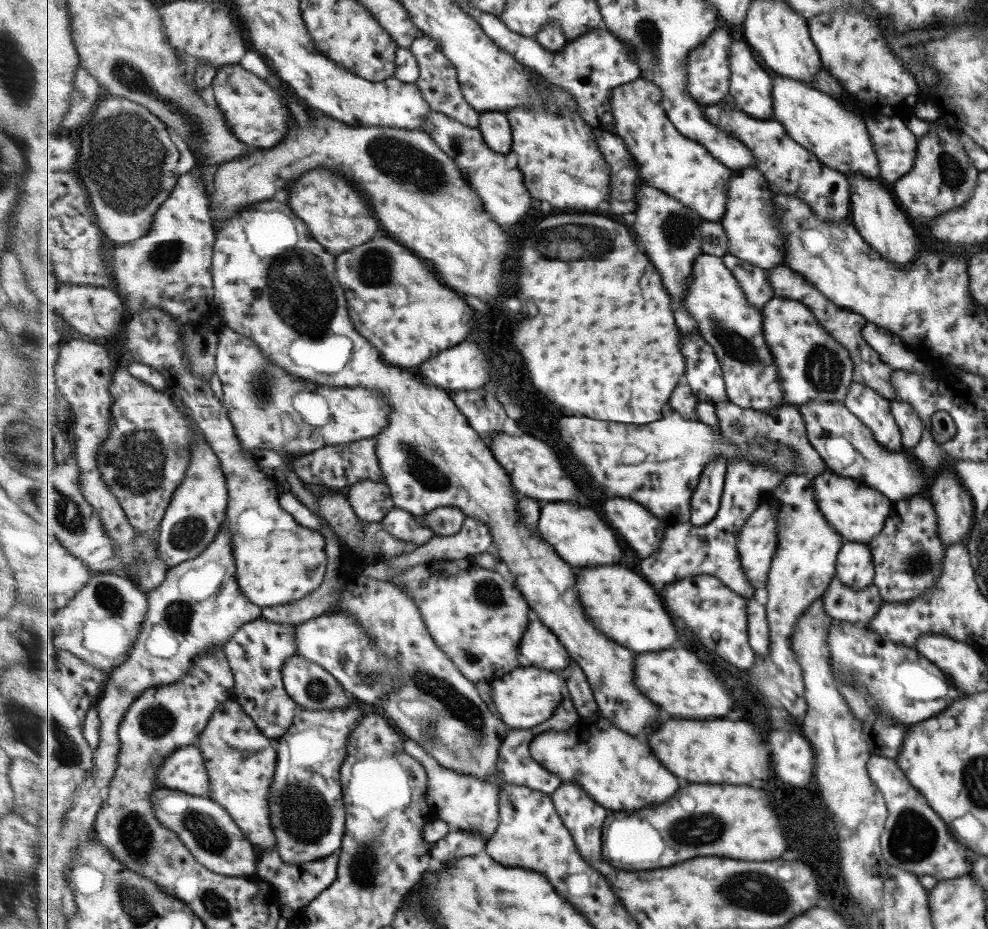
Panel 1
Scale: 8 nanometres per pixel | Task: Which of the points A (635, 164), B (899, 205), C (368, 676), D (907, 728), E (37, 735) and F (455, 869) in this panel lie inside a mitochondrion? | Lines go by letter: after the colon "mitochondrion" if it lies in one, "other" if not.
A: other
B: other
C: mitochondrion
D: other
E: mitochondrion
F: other

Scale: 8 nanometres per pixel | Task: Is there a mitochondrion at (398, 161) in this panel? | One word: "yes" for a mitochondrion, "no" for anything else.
yes

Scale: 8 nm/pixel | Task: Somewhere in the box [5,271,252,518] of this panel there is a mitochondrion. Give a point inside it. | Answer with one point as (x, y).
(137, 460)

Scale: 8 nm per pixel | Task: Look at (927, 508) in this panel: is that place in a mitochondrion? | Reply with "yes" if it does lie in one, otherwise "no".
no

